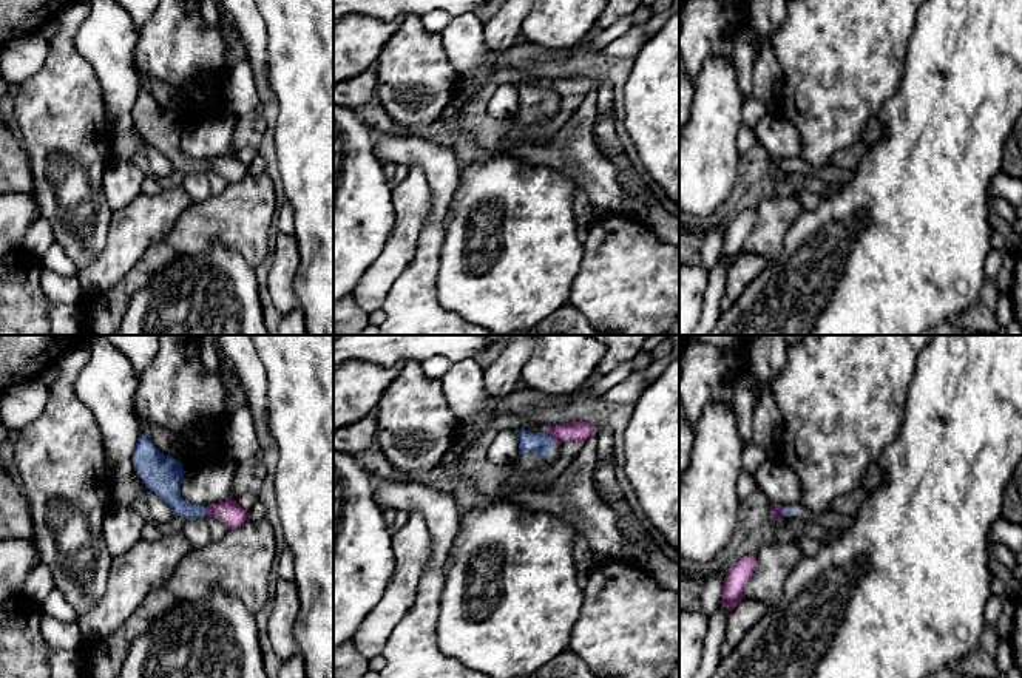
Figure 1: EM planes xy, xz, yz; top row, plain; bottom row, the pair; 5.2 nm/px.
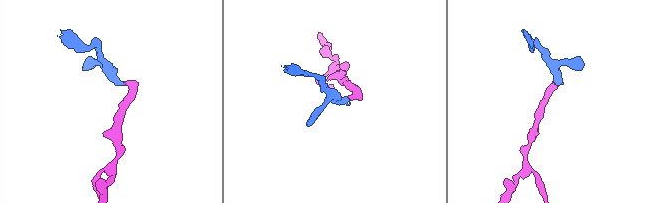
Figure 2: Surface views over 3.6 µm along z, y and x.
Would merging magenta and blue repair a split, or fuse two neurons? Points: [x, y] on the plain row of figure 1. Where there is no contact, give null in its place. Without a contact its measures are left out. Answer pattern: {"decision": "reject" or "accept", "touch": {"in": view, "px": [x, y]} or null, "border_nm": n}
{"decision": "reject", "touch": {"in": "xz", "px": [551, 90]}, "border_nm": 70}

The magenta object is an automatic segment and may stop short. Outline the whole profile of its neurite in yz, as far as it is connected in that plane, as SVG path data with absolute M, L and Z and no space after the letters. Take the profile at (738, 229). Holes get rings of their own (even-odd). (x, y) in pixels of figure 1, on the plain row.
M756 205L741 212L735 219L732 219L724 232L723 238L723 255L729 266L732 266L736 258L744 252L743 246L747 235L752 232L756 221Z

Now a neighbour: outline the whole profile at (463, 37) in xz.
M474 12L452 17L440 32L449 62L459 76L471 74L485 83L502 69L500 56L491 56L485 42L485 23Z

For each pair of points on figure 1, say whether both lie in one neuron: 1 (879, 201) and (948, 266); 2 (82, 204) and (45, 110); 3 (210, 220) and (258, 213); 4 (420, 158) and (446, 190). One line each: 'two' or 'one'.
1: one
2: one
3: one
4: one

